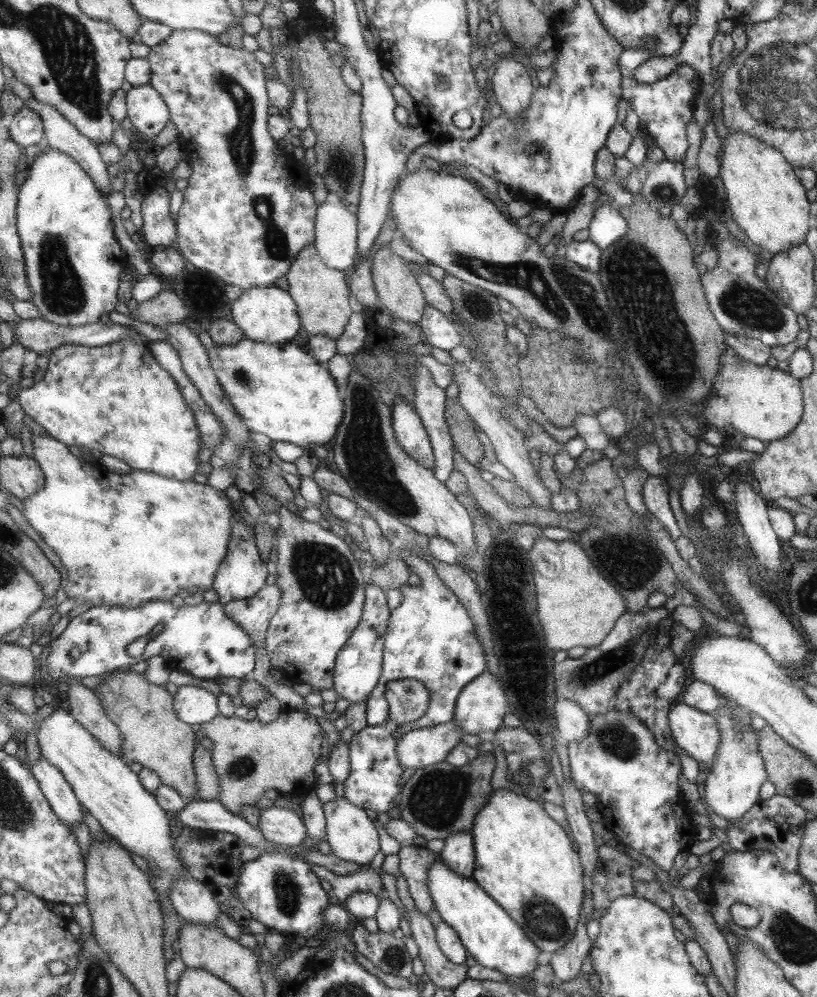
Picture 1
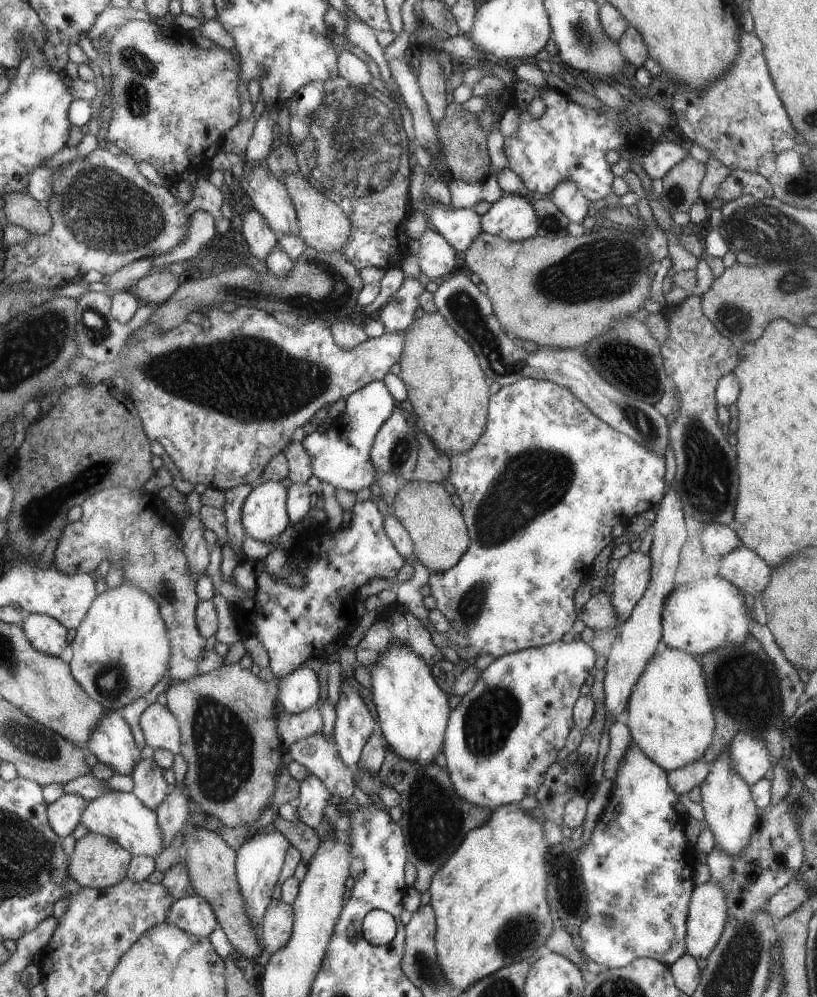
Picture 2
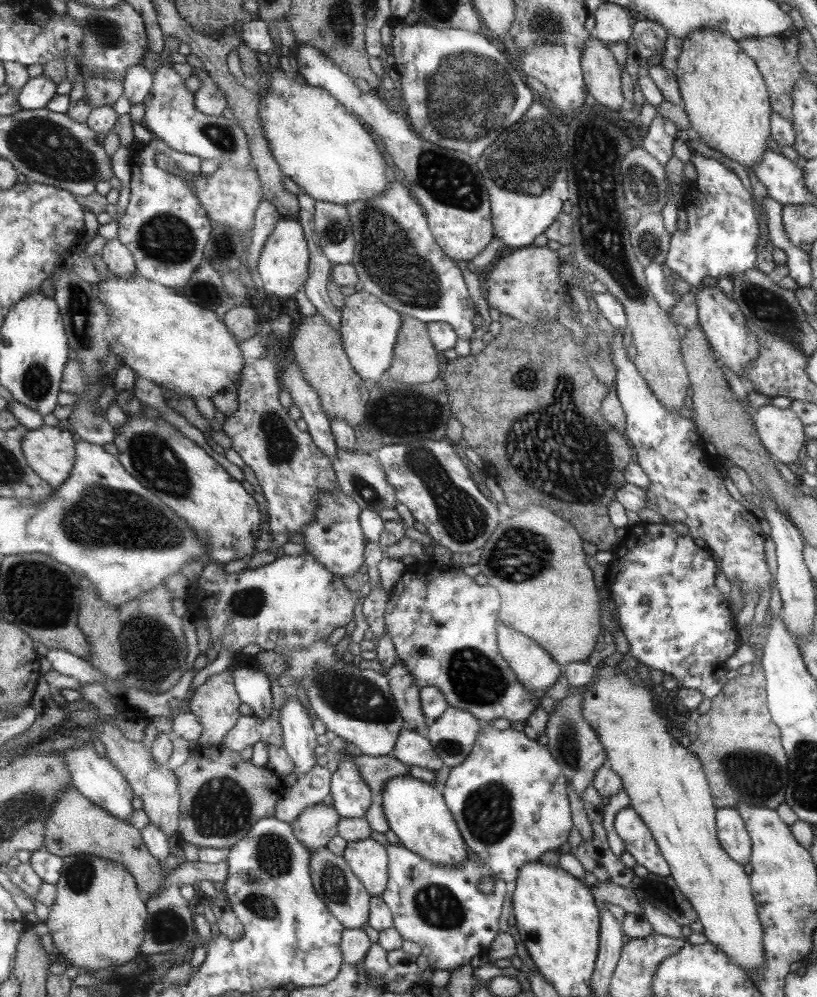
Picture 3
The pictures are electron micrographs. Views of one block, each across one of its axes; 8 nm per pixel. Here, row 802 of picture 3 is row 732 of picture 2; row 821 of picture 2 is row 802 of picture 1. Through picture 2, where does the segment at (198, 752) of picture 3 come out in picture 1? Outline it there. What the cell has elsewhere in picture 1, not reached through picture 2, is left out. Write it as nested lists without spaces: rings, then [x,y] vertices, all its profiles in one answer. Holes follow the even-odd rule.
[[[286,711],[267,724],[259,722],[256,718],[253,720],[241,720],[239,717],[215,715],[209,722],[202,722],[200,725],[202,737],[211,741],[213,748],[210,750],[213,766],[217,772],[217,784],[219,784],[219,796],[217,800],[231,813],[239,814],[239,808],[243,804],[253,805],[253,803],[266,790],[276,790],[278,793],[290,793],[291,790],[309,790],[303,786],[305,776],[311,774],[311,788],[313,788],[313,764],[319,758],[321,742],[323,742],[323,732],[317,726],[315,718],[305,711]]]

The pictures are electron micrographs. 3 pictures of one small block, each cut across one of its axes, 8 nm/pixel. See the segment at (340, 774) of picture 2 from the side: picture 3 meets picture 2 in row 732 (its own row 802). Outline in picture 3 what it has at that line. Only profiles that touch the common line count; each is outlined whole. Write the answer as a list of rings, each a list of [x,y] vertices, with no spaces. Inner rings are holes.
[[[316,802],[306,806],[290,822],[294,836],[310,850],[325,847],[338,834],[341,816],[331,806]]]

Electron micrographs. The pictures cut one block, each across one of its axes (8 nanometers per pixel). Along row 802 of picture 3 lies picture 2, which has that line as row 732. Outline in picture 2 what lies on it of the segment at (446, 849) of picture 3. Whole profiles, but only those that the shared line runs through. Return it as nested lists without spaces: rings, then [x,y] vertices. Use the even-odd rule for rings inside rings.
[[[392,643],[369,667],[372,694],[369,704],[382,737],[398,757],[421,766],[433,763],[436,754],[442,750],[450,716],[447,698],[437,688],[427,665],[410,647]]]

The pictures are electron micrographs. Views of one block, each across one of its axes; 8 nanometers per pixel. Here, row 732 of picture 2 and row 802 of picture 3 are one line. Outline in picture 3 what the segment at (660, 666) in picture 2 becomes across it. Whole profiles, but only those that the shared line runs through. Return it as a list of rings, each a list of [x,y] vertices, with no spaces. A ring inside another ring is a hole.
[[[603,660],[595,666],[592,678],[584,686],[582,694],[582,715],[590,728],[598,734],[606,751],[606,763],[621,779],[622,789],[630,798],[630,806],[650,829],[657,842],[659,852],[670,867],[670,876],[679,892],[690,902],[703,928],[706,941],[717,945],[730,960],[742,967],[742,971],[752,981],[752,972],[760,970],[766,955],[762,945],[764,930],[758,917],[758,907],[754,901],[750,878],[743,872],[743,866],[736,862],[719,844],[715,814],[717,808],[710,795],[710,787],[701,761],[694,752],[681,748],[675,738],[671,738],[665,726],[657,720],[653,710],[652,693],[633,684],[622,672],[624,665],[610,668]]]

